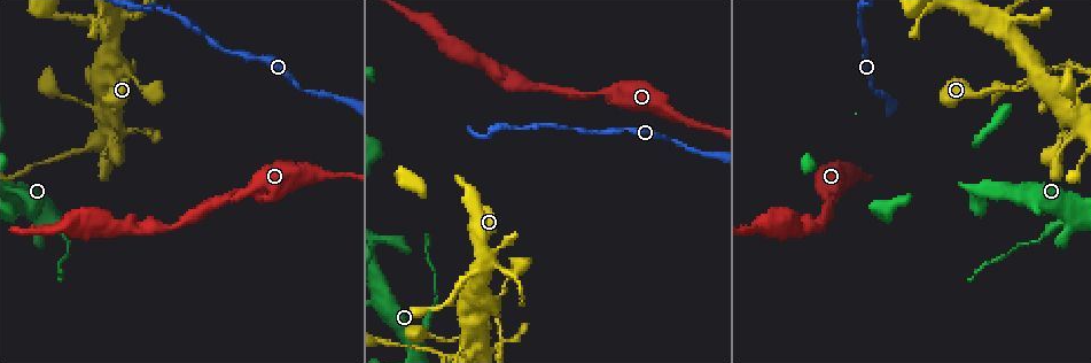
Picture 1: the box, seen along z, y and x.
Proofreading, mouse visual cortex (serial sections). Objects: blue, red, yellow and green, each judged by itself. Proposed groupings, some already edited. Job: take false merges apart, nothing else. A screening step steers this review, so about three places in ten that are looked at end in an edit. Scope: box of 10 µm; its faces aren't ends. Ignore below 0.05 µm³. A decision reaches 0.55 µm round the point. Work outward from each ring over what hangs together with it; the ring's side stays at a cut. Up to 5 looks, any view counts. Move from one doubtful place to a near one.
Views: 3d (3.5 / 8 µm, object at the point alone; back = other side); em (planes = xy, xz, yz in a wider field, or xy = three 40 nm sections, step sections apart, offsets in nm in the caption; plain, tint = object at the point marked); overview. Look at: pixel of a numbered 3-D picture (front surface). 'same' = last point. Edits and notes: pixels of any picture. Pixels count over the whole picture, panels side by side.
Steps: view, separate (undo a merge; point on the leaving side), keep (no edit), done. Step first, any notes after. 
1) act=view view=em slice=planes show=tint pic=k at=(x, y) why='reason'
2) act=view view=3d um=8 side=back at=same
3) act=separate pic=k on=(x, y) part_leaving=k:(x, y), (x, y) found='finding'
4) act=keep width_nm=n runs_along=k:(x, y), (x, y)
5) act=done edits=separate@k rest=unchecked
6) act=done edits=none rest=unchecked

act=view view=3d um=3.5 pic=1 at=(1034, 78) why='thin arm on a thick one'

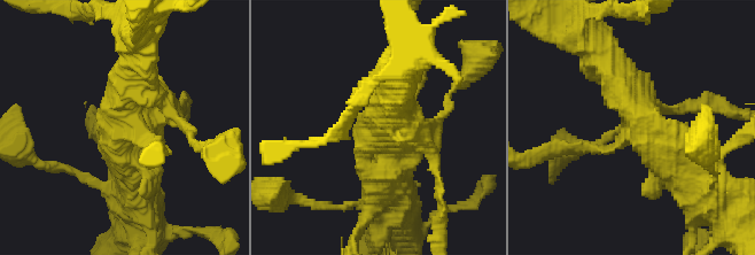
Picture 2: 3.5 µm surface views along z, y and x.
act=view view=em slice=planes show=tint pic=2 at=(641, 125)

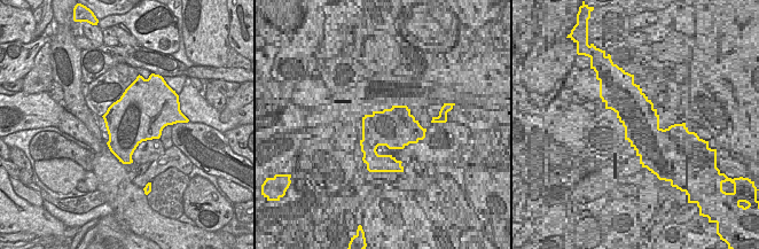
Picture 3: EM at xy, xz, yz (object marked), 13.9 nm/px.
act=view view=em slice=xy step=5 show=tint at=same

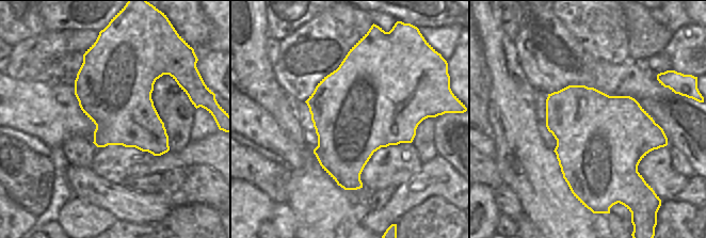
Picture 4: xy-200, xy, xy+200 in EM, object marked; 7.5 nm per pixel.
act=keep width_nm=750 runs_along=2:(578, 147), (643, 125), (693, 175) found='one cell here'

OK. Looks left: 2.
act=view view=3d um=3.5 pic=1 at=(53, 220) why='abrupt turn'

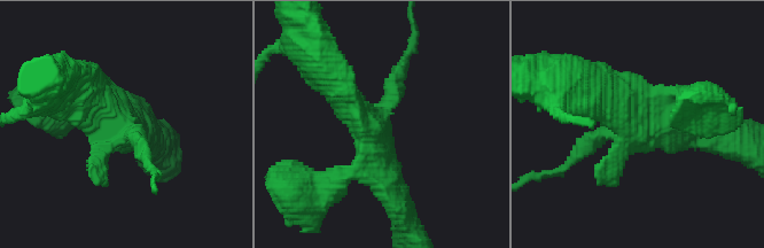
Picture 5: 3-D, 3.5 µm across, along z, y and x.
act=view view=em slice=xy step=3 show=tint pic=5 at=(125, 130) why='need the tissue'

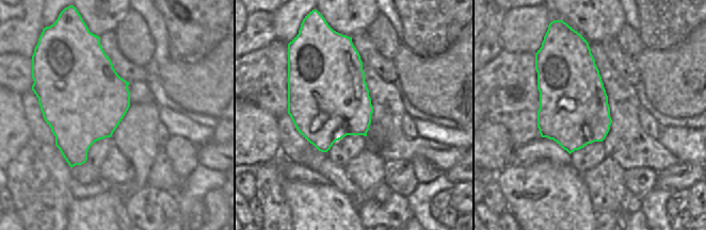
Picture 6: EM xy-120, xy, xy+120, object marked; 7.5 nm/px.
act=separate pic=5 on=(406, 55) width_nm=600 part_leaving=5:(601, 133), (560, 172), (542, 172) found='a second cell is stuck on'

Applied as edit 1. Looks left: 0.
act=done edits=separate@5 rest=unchecked

